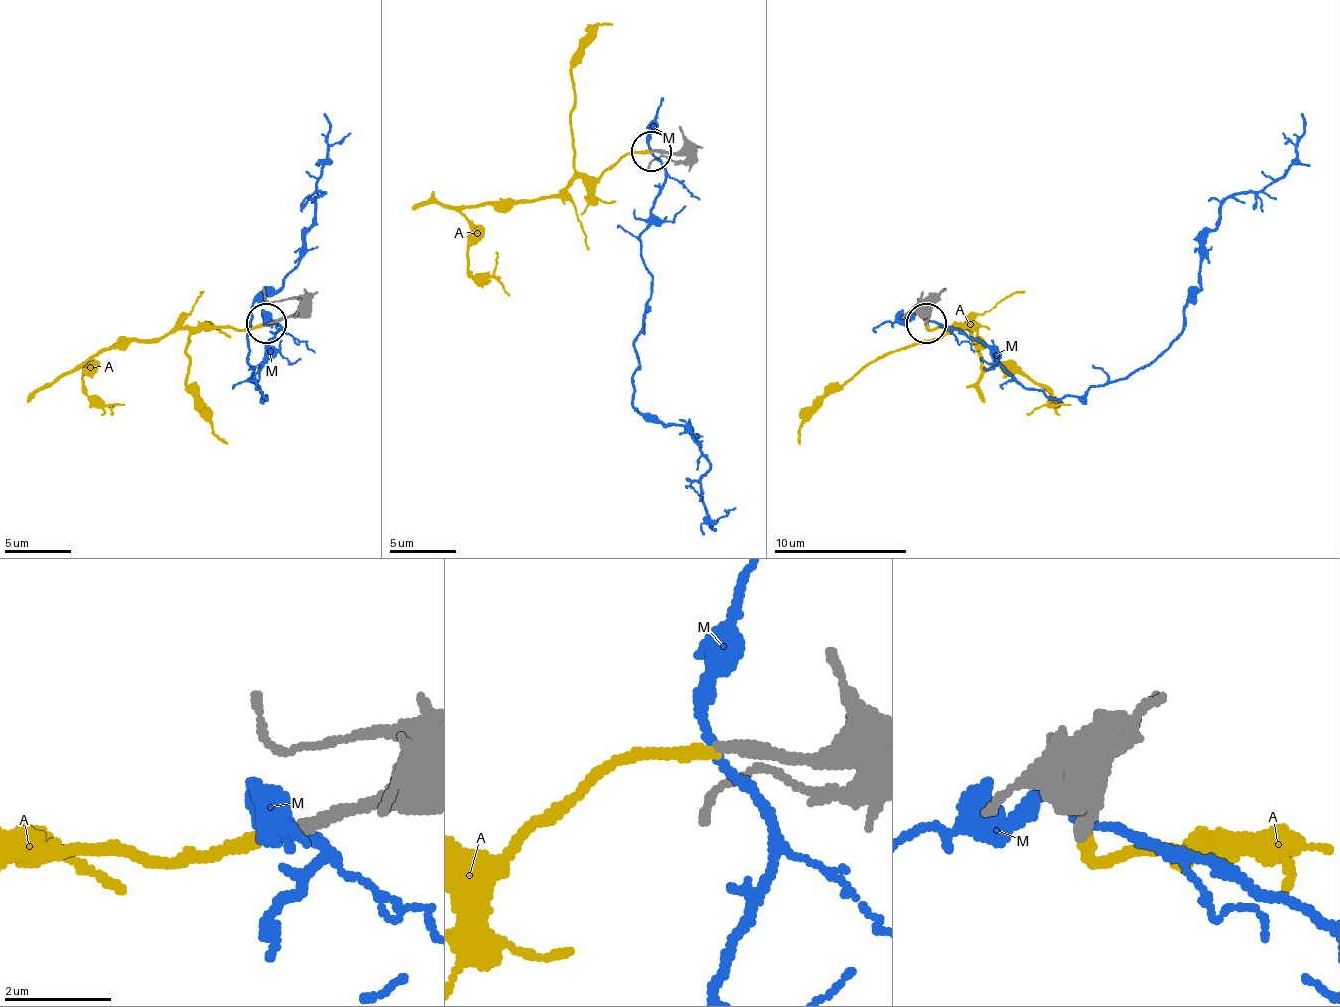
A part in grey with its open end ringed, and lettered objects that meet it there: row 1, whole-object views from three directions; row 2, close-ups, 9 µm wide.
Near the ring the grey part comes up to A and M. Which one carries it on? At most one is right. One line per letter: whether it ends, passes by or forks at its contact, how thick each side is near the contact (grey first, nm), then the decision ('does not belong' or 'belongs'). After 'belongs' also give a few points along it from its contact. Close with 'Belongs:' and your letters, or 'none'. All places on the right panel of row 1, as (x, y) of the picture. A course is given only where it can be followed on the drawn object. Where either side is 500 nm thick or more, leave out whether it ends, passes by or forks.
A: it ends | 280/240 nm | belongs | via (925, 322), (928, 329), (965, 329), (975, 339), (978, 359), (985, 365), (1018, 365), (1052, 405), (1072, 405)
M: it passes by | 280/140 nm | does not belong
Belongs: A

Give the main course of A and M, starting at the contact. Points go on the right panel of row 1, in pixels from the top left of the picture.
A: (925, 322), (928, 329), (965, 329), (975, 339), (978, 359), (985, 365), (1018, 365), (1052, 405), (1072, 405)
M: (925, 322), (962, 329), (1052, 399), (1129, 379), (1179, 332), (1219, 208), (1285, 172), (1302, 112)

